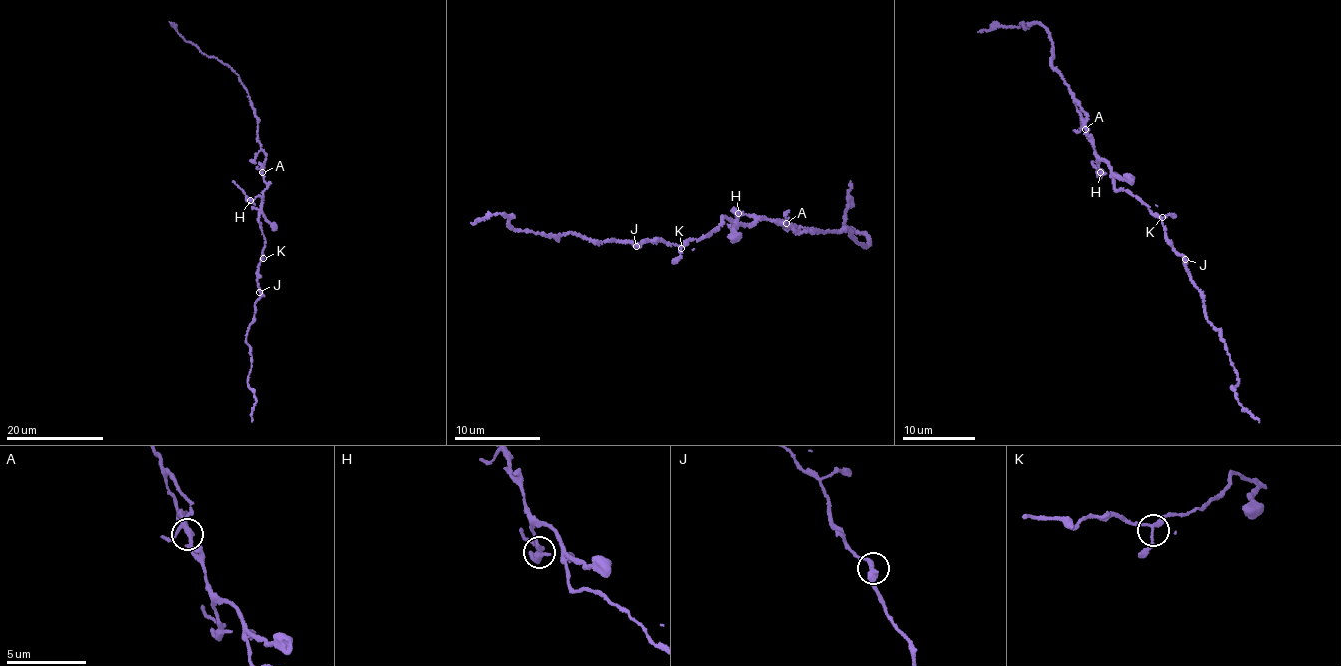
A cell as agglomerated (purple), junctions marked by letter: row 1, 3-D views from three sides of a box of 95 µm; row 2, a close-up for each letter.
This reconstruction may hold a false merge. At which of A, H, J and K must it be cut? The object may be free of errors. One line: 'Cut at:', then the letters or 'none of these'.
Cut at: H

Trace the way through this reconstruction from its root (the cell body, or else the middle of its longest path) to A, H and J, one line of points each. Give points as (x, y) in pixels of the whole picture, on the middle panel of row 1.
A: (748, 224), (764, 218), (786, 223)
H: (748, 224), (754, 218), (737, 213)
J: (748, 224), (725, 217), (722, 226), (697, 239), (693, 238), (678, 245), (661, 238), (636, 246)

